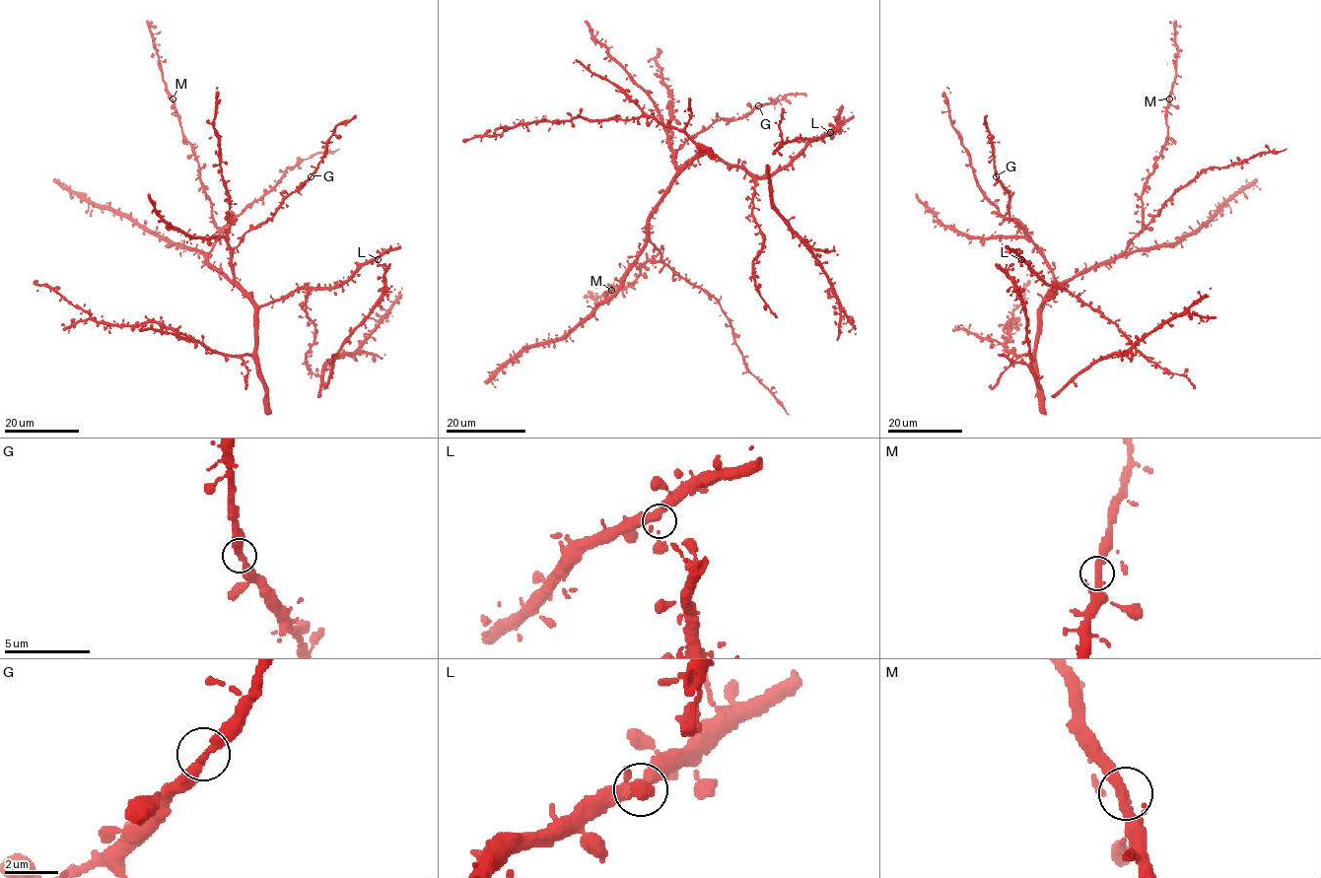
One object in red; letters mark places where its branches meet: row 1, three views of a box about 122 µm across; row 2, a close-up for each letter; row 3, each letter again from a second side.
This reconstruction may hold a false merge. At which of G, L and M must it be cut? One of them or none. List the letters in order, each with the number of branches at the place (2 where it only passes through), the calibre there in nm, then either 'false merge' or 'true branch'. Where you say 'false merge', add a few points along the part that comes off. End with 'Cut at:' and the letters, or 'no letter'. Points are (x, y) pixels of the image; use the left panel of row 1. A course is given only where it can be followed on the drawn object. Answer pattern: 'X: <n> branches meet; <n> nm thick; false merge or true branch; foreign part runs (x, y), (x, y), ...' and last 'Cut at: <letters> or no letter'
G: 2 branches meet; 360 nm thick; true branch
L: 2 branches meet; 380 nm thick; true branch
M: 2 branches meet; 360 nm thick; true branch
Cut at: no letter

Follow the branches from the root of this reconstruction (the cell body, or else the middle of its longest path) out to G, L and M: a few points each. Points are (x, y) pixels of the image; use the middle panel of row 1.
G: (777, 170), (755, 176), (711, 154), (674, 163), (691, 136), (758, 105)
L: (777, 170), (783, 169), (813, 139), (830, 132)
M: (777, 170), (755, 176), (711, 154), (693, 159), (649, 222), (660, 259), (647, 261), (629, 286), (611, 290)

